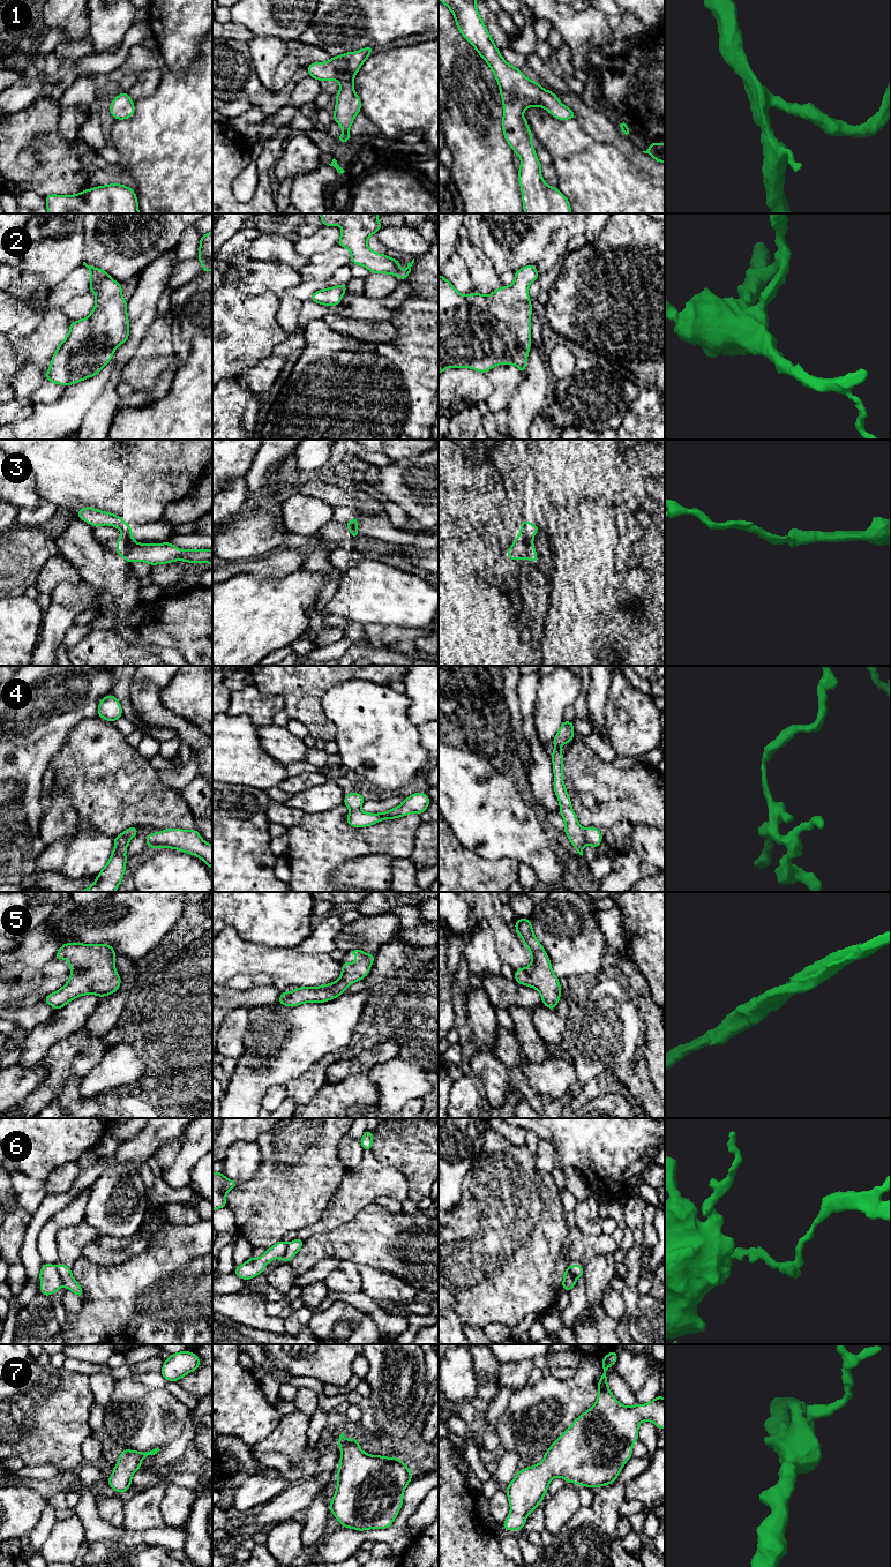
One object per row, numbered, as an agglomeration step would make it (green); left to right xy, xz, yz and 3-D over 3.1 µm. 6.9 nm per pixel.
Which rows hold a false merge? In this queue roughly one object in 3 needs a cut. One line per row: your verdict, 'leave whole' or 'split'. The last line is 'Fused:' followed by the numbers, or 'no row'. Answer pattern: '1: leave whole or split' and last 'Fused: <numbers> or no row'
1: leave whole
2: leave whole
3: split
4: split
5: leave whole
6: split
7: leave whole
Fused: 3, 4, 6

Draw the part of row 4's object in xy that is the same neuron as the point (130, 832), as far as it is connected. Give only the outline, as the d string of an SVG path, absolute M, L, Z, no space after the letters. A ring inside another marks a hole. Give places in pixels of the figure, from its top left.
M137 826L128 827L125 832L114 837L114 845L118 844L122 838L126 838L128 841L130 841L136 835L137 835Z

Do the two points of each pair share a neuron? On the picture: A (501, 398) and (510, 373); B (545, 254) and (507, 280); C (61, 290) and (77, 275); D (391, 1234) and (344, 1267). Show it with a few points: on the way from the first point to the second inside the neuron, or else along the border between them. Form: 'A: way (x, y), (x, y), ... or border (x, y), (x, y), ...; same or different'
A: way (502, 392), (506, 379); same
B: border (514, 271), (499, 274); different
C: way (65, 287), (74, 278); same
D: border (341, 1259), (346, 1259), (357, 1265); different

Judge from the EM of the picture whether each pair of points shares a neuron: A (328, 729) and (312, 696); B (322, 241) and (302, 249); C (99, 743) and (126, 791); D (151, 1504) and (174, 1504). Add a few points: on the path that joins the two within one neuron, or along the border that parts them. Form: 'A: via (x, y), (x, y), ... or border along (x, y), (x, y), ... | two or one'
A: via (320, 721), (312, 713), (312, 704) | one
B: via (317, 242), (307, 247) | one
C: via (102, 755), (118, 771), (118, 779) | one
D: border along (164, 1489), (161, 1516), (166, 1526) | two

